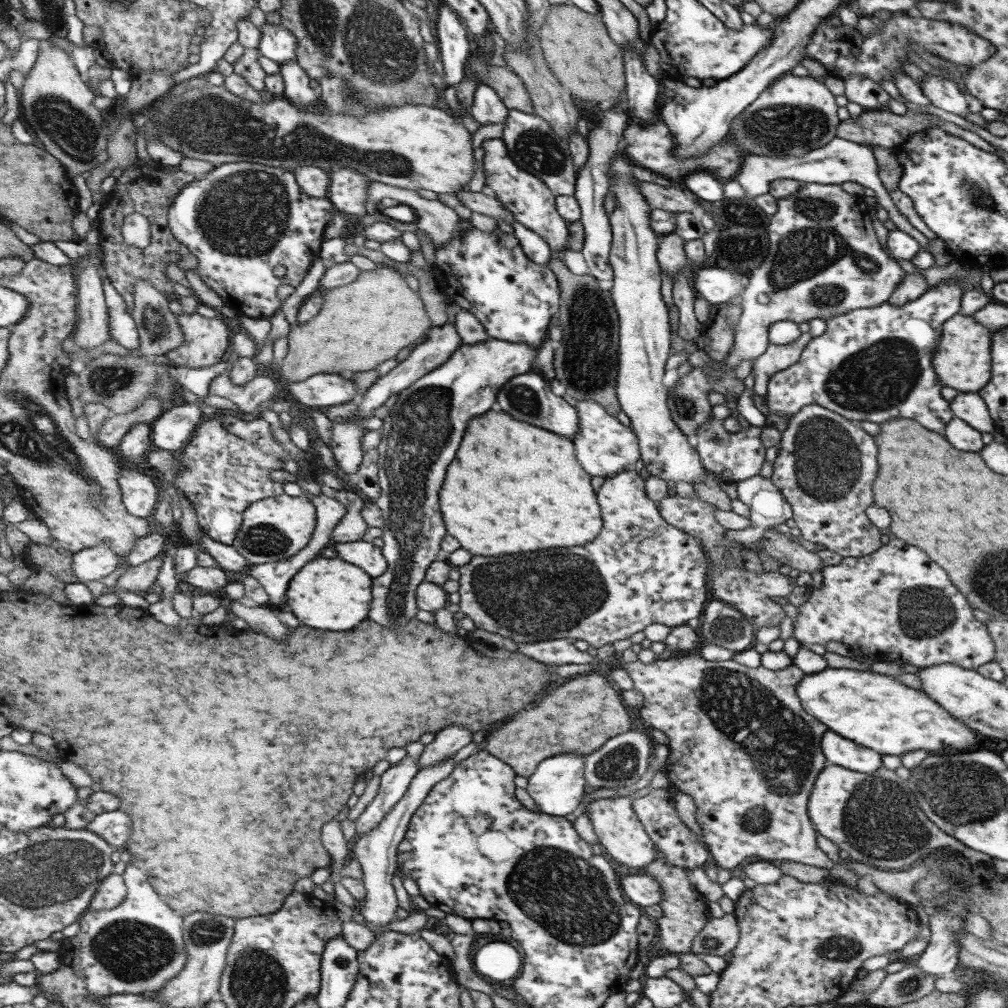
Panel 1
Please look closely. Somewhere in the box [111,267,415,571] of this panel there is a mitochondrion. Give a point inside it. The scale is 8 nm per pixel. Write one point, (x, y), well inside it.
(264, 539)

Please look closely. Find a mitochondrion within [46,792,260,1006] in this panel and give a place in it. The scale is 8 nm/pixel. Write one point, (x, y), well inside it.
(130, 950)

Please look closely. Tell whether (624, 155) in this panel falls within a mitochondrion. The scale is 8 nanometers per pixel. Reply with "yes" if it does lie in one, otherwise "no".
no

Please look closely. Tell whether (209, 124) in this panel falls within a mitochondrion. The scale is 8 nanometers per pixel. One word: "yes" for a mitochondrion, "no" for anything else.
yes

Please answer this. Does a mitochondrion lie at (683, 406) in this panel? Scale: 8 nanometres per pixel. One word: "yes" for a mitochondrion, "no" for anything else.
yes

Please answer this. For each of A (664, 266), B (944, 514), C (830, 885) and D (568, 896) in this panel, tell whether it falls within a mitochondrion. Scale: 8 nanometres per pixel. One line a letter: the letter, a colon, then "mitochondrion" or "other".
A: other
B: other
C: other
D: mitochondrion

